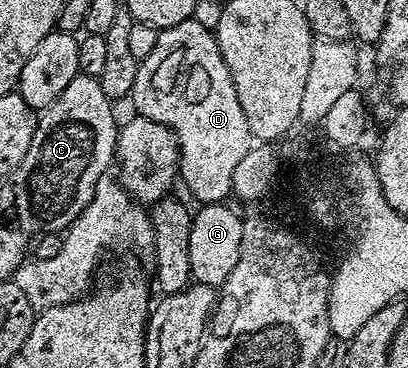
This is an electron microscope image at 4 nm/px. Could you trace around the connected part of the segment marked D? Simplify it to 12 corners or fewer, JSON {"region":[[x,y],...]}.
{"region":[[193,17],[139,60],[135,114],[176,134],[179,182],[225,202],[252,150],[216,36]]}

